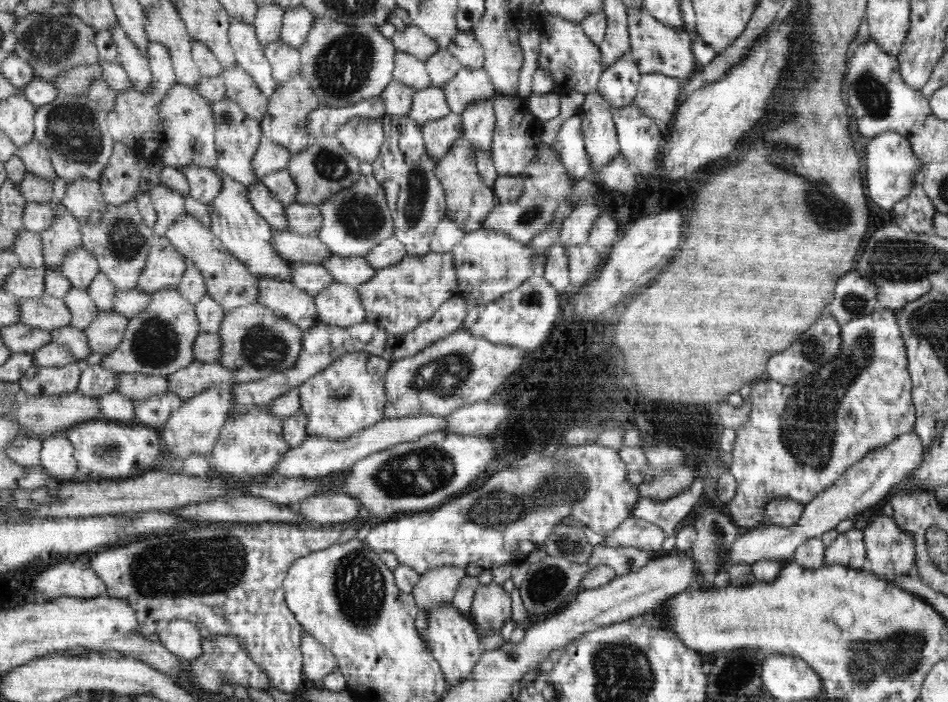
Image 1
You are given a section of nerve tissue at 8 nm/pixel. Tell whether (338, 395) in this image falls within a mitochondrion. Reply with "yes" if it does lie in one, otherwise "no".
yes

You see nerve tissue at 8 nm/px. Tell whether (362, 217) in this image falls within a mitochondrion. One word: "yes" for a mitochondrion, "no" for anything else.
yes

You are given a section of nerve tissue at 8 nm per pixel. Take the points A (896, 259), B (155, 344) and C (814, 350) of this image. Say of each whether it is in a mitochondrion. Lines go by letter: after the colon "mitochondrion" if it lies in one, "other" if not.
A: mitochondrion
B: mitochondrion
C: mitochondrion

